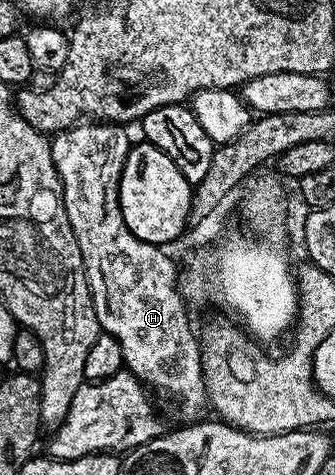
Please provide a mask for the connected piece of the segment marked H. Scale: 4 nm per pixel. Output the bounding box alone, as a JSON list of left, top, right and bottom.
[50,122,208,418]

